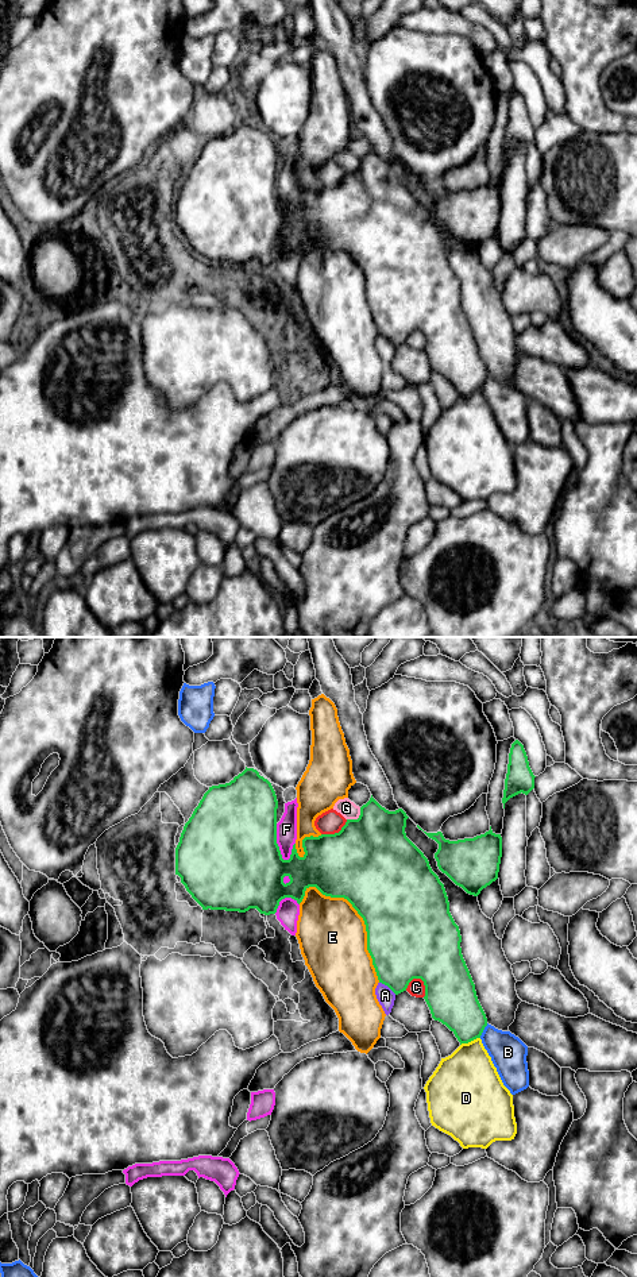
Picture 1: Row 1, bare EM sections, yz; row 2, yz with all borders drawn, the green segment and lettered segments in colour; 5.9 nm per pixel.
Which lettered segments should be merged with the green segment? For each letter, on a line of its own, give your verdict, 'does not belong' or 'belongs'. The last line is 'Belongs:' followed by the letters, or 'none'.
A: does not belong
B: does not belong
C: does not belong
D: does not belong
E: does not belong
F: does not belong
G: does not belong
Belongs: none

